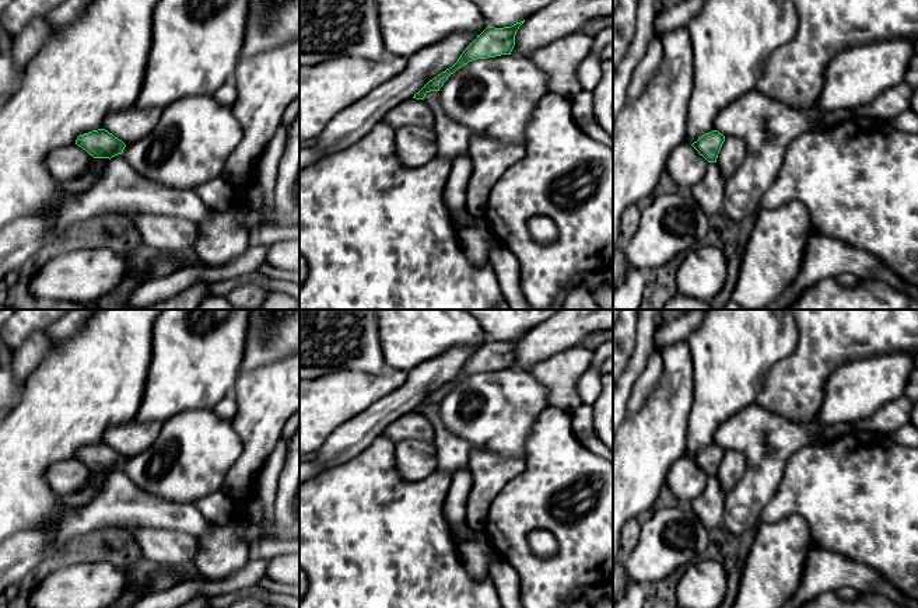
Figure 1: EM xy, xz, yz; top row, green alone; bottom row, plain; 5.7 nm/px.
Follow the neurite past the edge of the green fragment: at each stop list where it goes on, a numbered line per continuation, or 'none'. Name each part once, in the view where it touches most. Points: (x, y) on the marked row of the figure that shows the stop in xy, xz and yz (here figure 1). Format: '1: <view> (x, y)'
none

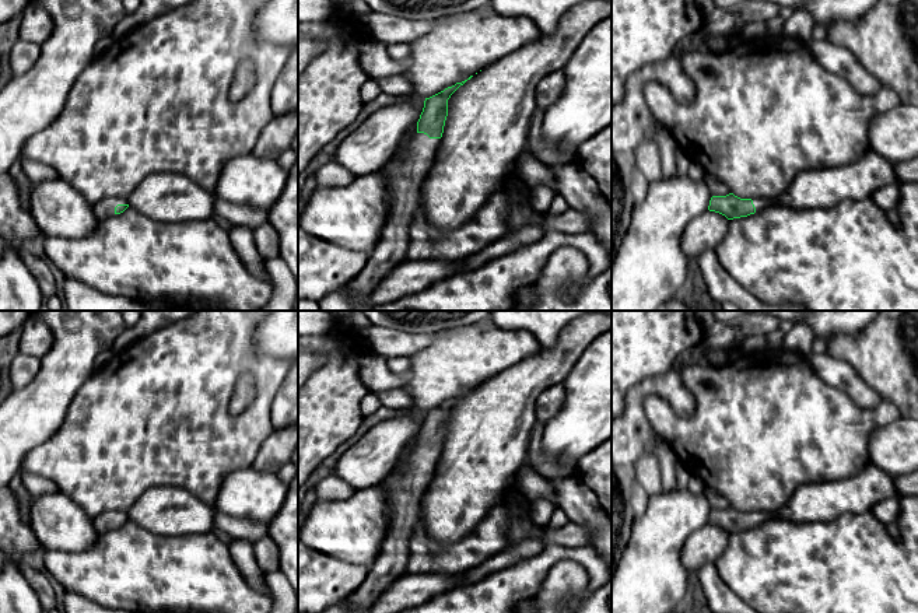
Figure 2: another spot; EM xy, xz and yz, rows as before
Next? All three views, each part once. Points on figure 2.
1: xz (403, 175)

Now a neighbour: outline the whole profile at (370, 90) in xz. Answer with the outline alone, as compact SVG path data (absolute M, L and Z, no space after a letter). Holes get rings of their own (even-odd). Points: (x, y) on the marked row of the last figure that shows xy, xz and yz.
M369 78L361 88L362 102L371 102L381 94L381 88L375 78Z

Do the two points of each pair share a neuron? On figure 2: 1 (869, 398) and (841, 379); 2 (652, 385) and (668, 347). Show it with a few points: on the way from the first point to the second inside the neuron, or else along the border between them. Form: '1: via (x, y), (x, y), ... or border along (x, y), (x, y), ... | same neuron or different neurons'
1: via (862, 395), (848, 382) | same neuron
2: border along (672, 368), (644, 378), (629, 392) | different neurons

